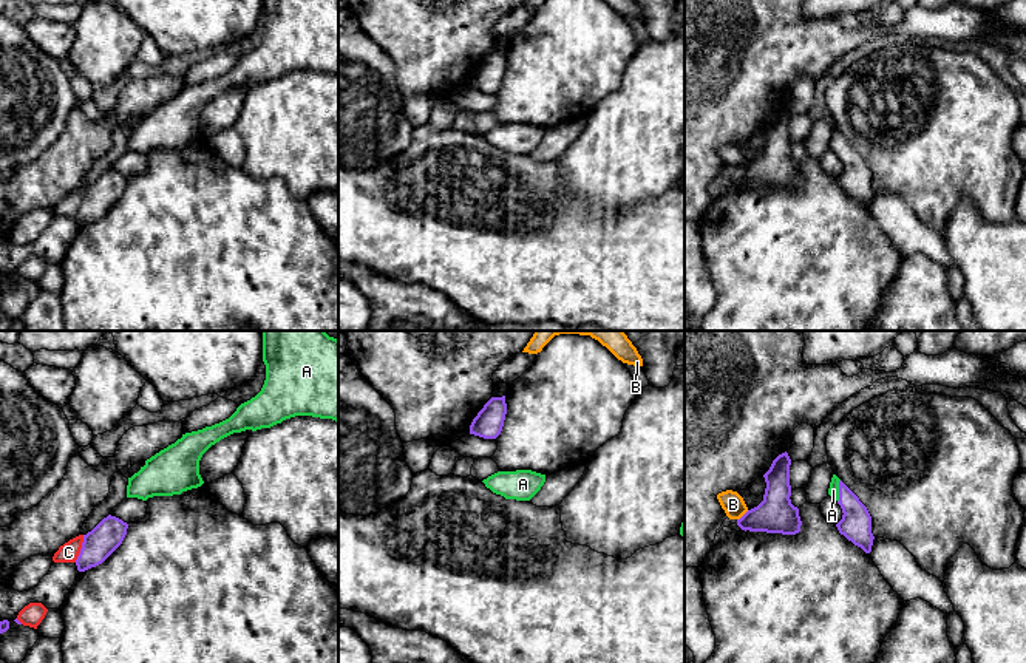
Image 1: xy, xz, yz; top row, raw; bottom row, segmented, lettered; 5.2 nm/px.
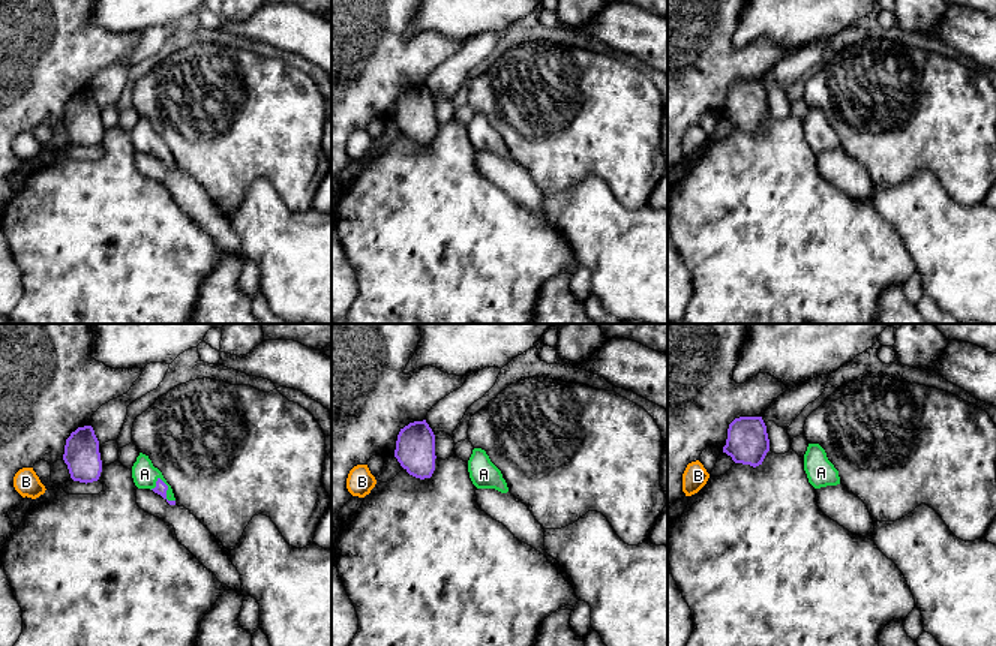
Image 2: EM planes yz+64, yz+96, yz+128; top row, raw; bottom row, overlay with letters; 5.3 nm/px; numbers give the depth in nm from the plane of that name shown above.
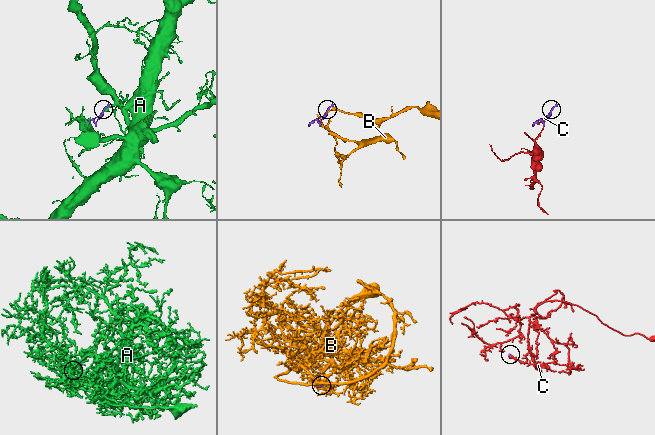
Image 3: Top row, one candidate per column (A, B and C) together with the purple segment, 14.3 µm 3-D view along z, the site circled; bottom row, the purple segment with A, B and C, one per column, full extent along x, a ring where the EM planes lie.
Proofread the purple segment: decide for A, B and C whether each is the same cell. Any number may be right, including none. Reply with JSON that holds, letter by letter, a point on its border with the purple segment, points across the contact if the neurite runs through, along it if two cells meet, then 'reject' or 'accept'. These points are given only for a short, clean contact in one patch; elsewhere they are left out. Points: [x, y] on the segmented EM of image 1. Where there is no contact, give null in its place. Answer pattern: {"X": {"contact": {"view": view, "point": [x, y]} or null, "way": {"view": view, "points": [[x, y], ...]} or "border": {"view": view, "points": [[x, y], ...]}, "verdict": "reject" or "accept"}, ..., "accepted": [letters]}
{"A": {"contact": {"view": "yz", "point": [839, 490]}, "way": {"view": "yz", "points": [[856, 523], [850, 503], [839, 490], [833, 490]]}, "verdict": "accept"}, "B": {"contact": {"view": "yz", "point": [744, 515]}, "verdict": "reject"}, "C": {"contact": {"view": "xy", "point": [81, 549]}, "verdict": "reject"}, "accepted": ["A"]}

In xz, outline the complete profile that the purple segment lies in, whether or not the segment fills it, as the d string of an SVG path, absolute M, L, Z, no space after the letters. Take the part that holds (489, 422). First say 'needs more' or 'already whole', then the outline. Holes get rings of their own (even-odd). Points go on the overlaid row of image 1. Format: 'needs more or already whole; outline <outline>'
already whole; outline M505 396L491 397L473 419L470 425L470 434L484 439L496 439L502 431L505 414L507 414Z

